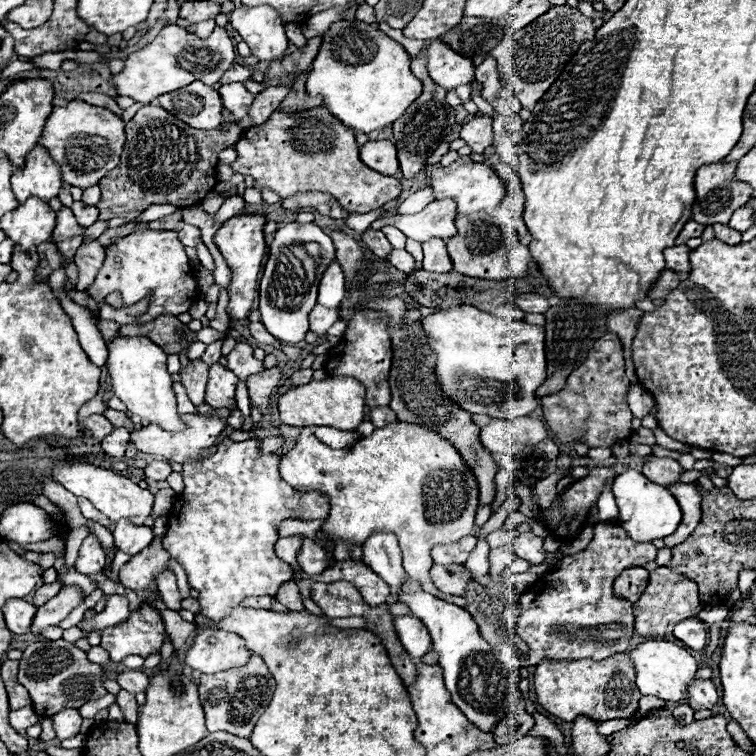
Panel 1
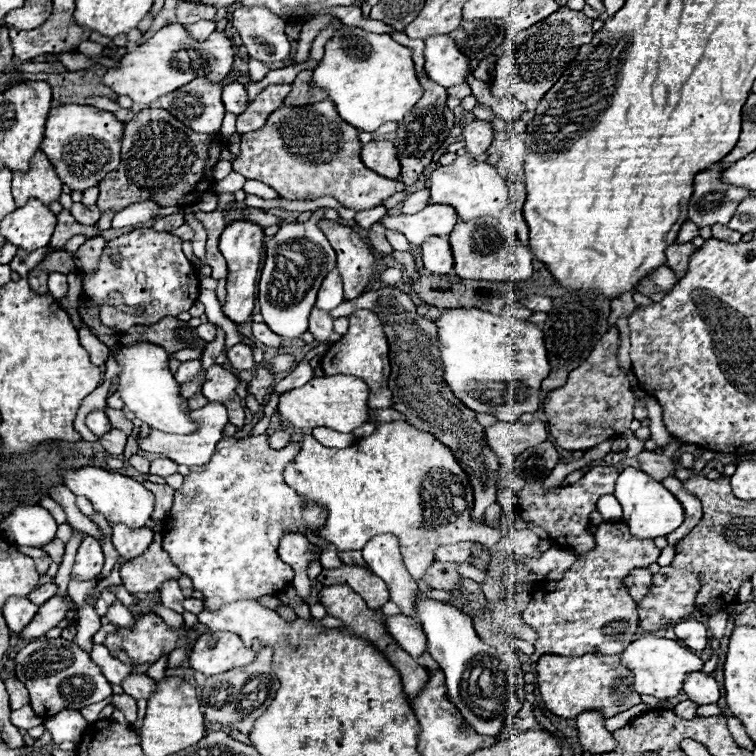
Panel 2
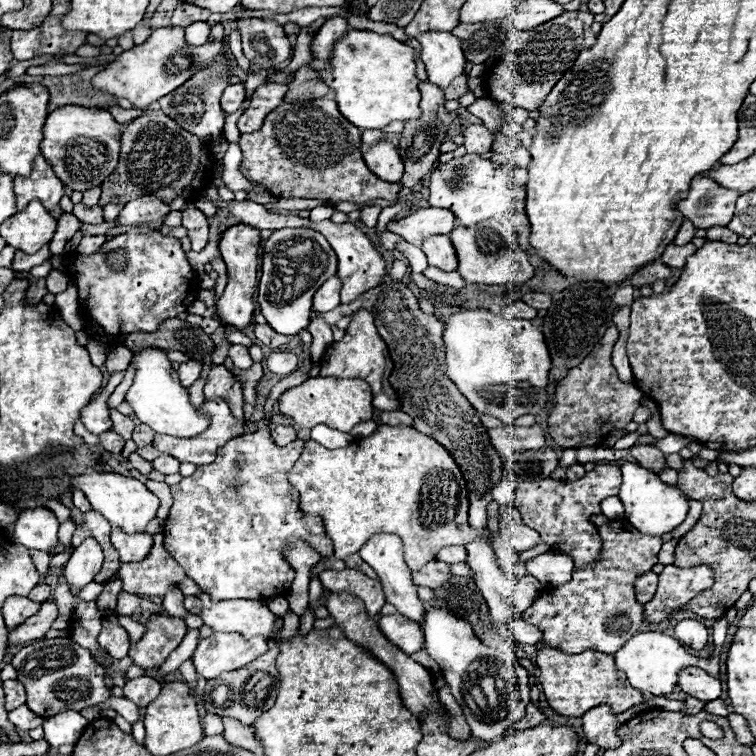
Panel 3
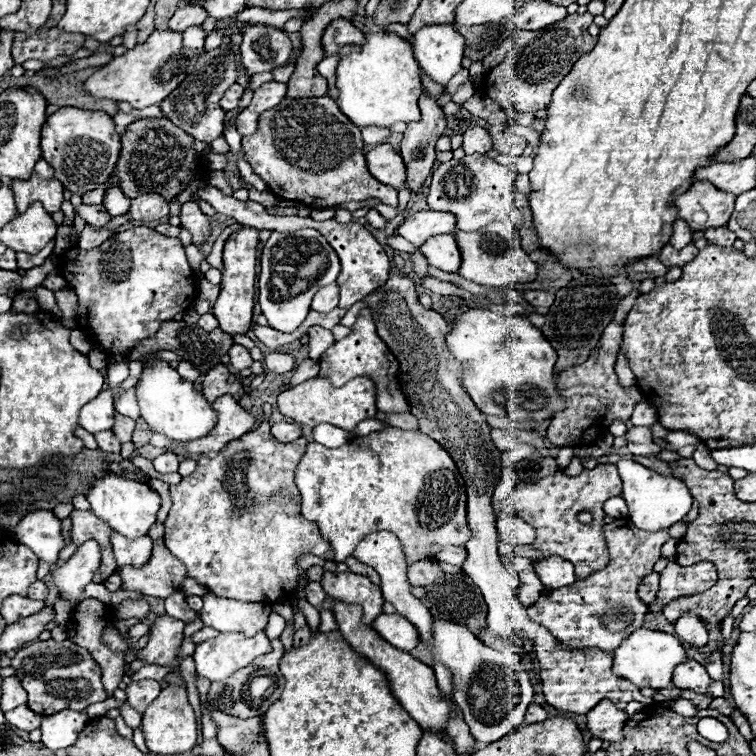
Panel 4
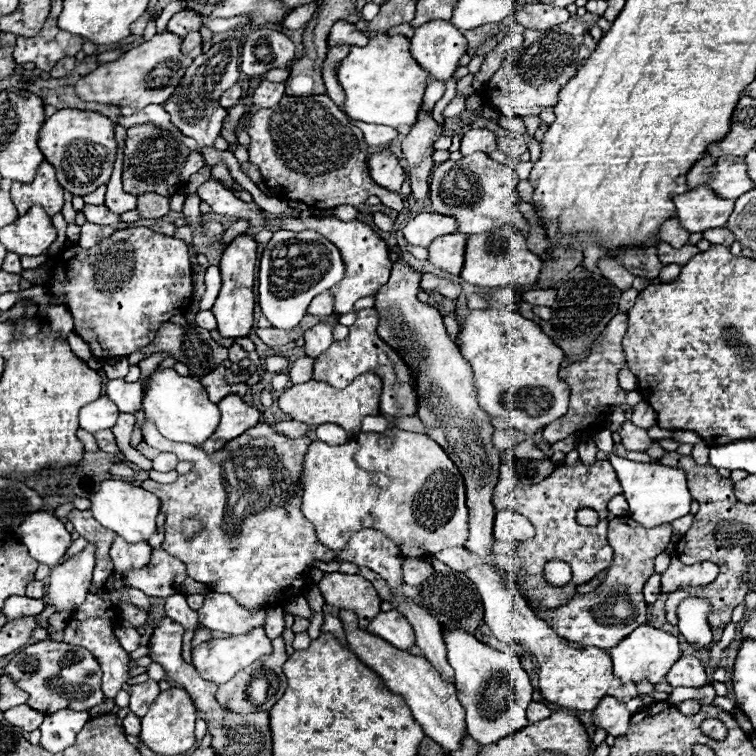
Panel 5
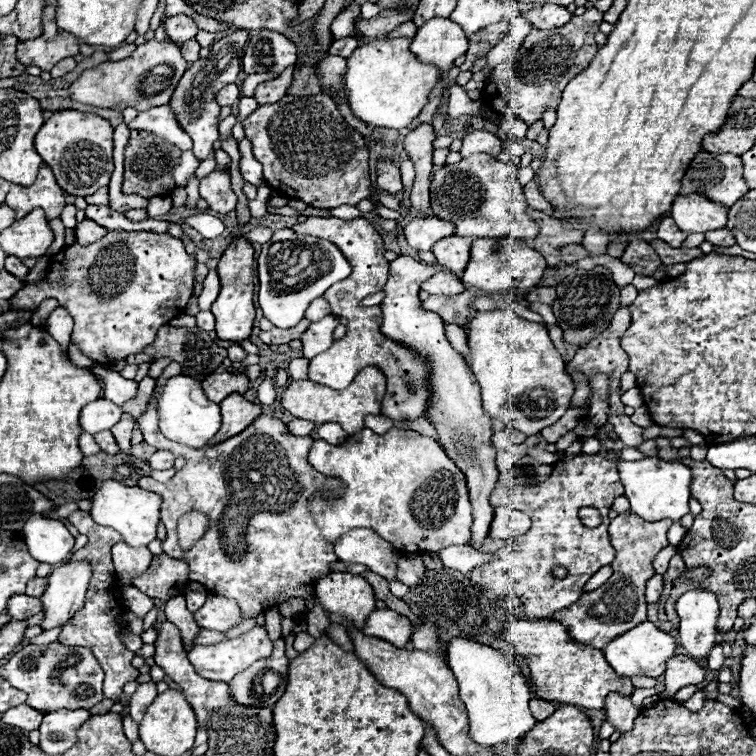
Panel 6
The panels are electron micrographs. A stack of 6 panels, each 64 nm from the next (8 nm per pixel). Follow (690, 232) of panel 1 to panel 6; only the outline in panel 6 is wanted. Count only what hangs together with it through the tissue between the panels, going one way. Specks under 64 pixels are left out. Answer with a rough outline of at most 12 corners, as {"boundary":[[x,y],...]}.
{"boundary":[[670,216],[660,222],[658,238],[682,246],[686,234]]}

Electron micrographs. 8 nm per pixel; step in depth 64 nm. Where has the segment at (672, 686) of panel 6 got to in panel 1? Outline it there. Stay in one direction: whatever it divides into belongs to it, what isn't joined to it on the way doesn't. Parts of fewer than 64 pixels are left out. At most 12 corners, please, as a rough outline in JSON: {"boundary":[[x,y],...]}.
{"boundary":[[692,682],[688,686],[694,712],[716,706],[716,686]]}

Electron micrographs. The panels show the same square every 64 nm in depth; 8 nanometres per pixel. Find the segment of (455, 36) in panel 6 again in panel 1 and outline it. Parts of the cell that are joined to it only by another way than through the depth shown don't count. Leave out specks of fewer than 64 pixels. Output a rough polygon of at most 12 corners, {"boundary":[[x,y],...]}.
{"boundary":[[438,38],[428,46],[430,78],[446,90],[474,80],[472,60]]}

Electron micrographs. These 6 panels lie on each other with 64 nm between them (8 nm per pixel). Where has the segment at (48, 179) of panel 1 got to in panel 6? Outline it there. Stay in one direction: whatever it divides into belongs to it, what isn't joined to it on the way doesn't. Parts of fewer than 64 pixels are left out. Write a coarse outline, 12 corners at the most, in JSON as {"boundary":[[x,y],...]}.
{"boundary":[[44,164],[32,186],[12,184],[6,204],[24,218],[42,208],[60,216],[66,202]]}

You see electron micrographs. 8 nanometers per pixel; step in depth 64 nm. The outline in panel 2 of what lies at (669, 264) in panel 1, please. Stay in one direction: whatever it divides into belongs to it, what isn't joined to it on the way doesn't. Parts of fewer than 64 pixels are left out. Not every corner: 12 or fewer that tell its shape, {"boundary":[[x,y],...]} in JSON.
{"boundary":[[672,244],[666,248],[666,266],[686,272],[696,248]]}

